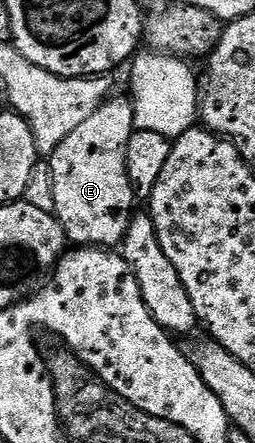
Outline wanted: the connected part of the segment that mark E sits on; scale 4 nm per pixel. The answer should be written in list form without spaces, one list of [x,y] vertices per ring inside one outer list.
[[[115,96],[107,99],[85,122],[67,134],[47,160],[55,190],[53,215],[61,223],[66,241],[73,246],[116,249],[125,239],[130,213],[134,211],[135,197],[127,174],[127,142],[131,142],[135,131],[133,102],[132,99]]]

